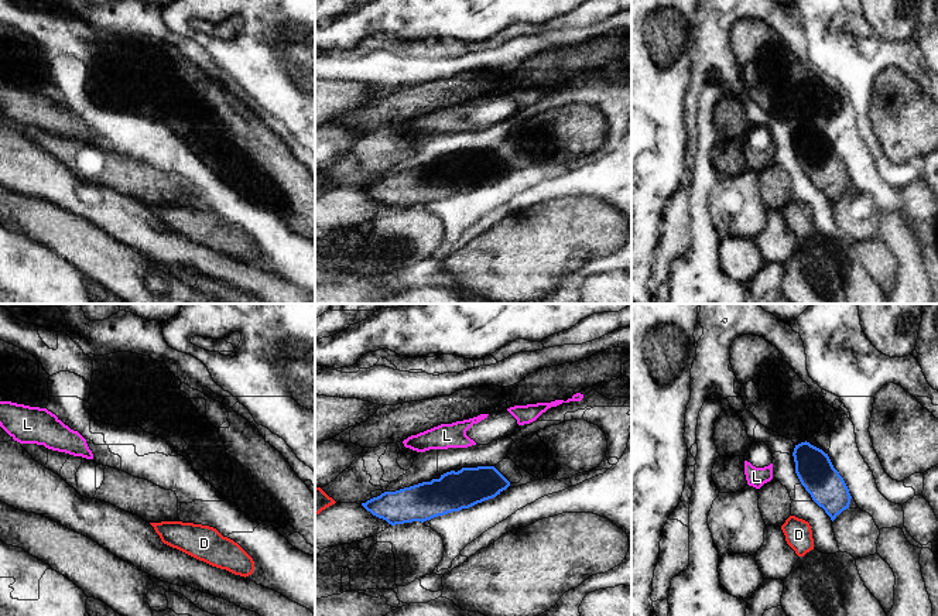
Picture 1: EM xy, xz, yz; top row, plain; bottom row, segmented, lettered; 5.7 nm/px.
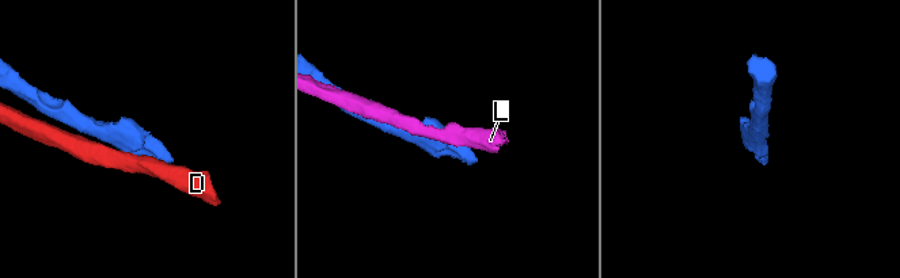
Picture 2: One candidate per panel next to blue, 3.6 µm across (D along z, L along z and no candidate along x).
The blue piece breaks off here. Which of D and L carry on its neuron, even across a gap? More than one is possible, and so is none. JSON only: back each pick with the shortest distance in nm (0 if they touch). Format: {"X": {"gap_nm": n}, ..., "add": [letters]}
{"add": []}

